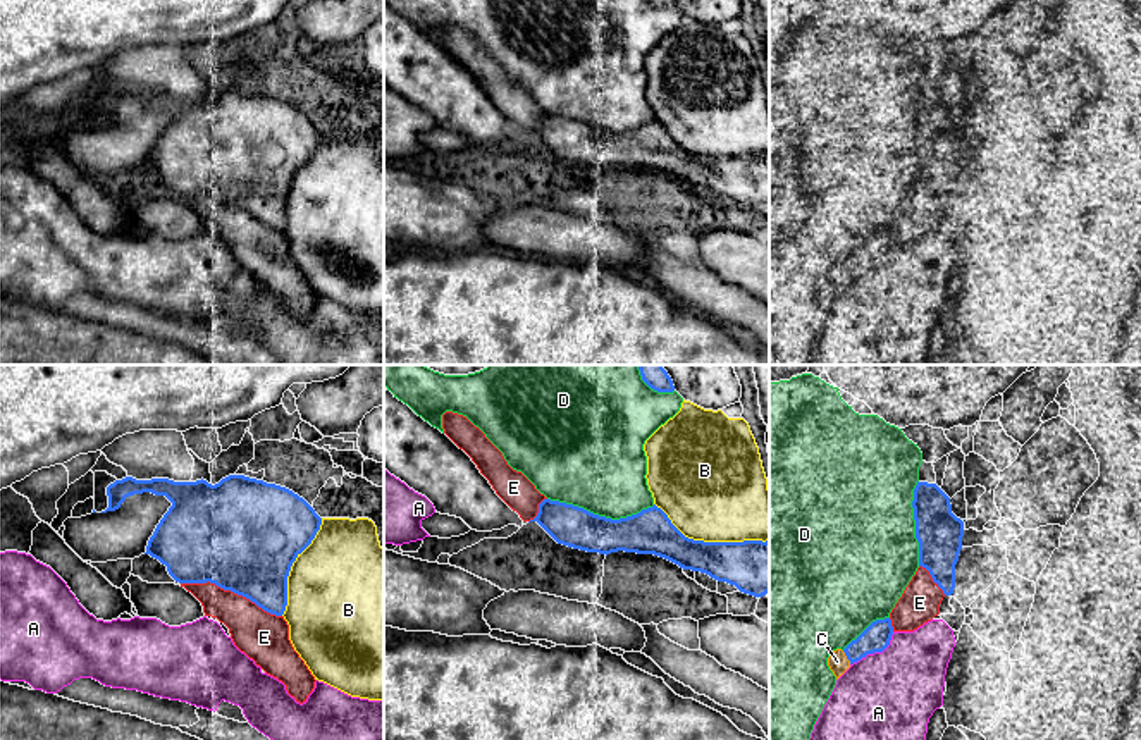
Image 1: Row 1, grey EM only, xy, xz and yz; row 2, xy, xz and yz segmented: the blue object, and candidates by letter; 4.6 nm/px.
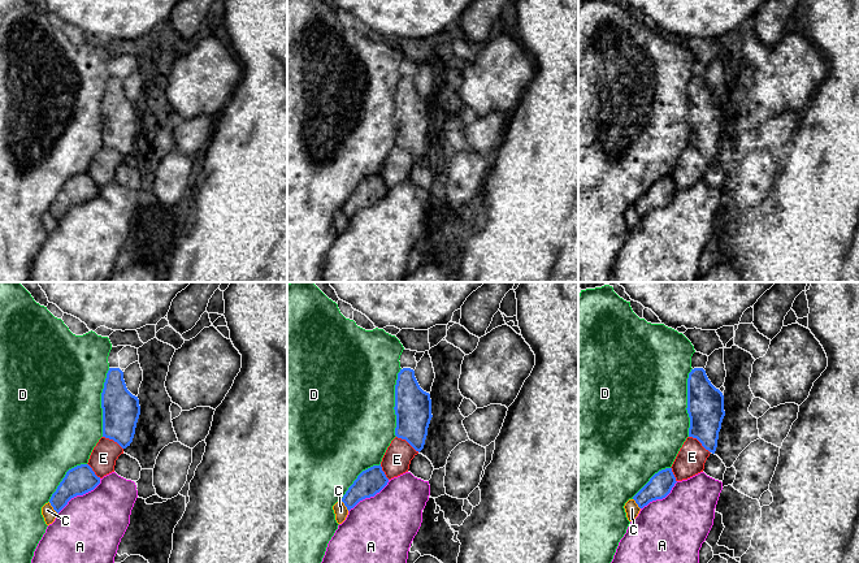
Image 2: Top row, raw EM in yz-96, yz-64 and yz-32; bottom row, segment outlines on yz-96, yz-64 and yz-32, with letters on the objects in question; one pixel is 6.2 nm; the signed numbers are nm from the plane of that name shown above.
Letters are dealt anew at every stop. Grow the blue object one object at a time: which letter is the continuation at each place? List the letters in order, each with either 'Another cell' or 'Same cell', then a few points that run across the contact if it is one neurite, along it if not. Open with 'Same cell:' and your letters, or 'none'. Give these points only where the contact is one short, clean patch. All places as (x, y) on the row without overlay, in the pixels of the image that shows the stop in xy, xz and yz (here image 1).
Same cell: E
A: Another cell
B: Another cell
C: Another cell
D: Another cell
E: Same cell

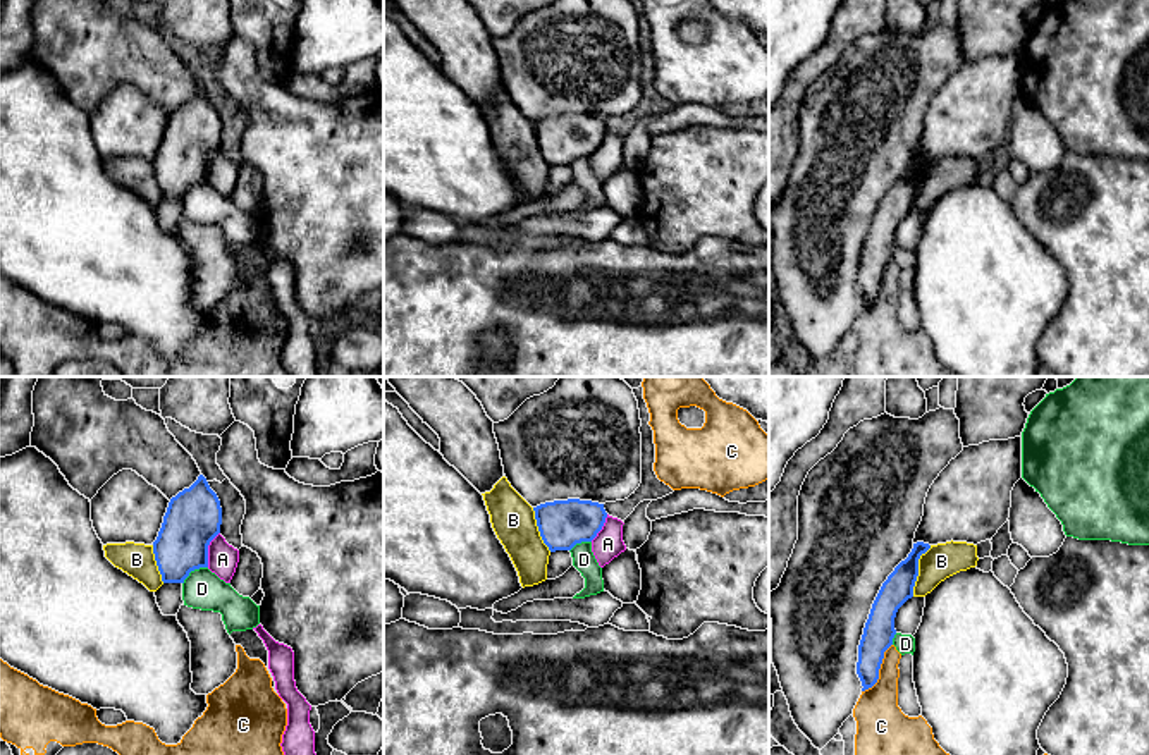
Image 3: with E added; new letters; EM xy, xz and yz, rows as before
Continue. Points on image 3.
Same cell: B
A: Another cell
B: Same cell. Line: yz (898, 202), (917, 186), (941, 176)
C: Another cell
D: Another cell

